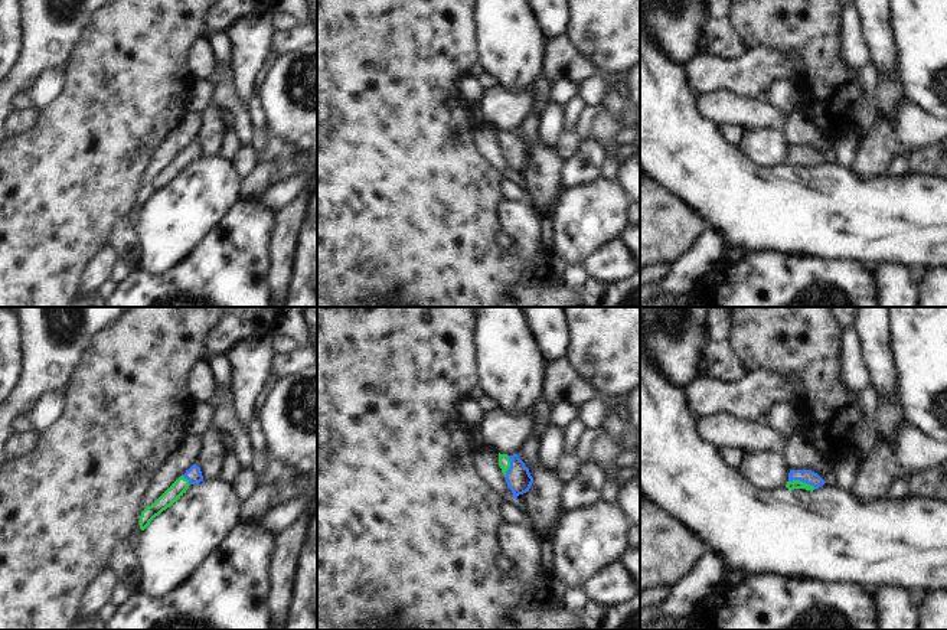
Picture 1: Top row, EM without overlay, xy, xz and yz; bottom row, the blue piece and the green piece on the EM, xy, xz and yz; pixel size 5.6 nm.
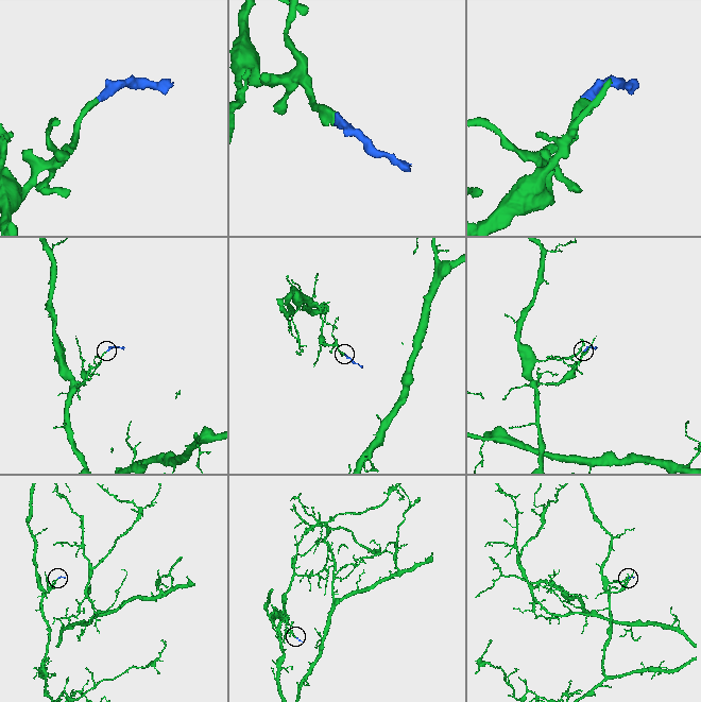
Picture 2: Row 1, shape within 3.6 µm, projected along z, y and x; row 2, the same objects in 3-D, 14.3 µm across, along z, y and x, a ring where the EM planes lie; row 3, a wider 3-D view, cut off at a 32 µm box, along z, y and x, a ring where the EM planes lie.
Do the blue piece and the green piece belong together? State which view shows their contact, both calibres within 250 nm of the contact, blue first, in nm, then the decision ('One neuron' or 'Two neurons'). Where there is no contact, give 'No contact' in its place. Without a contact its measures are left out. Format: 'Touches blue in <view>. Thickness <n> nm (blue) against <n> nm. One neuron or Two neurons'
Touches blue in yz. Thickness 80 nm (blue) against 50 nm. One neuron

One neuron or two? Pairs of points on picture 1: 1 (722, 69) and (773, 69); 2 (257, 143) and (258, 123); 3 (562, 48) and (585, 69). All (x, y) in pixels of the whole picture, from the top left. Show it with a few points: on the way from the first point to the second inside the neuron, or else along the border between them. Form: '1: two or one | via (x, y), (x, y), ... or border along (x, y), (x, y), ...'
1: one | via (735, 69), (760, 69)
2: one | via (258, 139), (258, 127)
3: one | via (568, 54), (580, 65)

